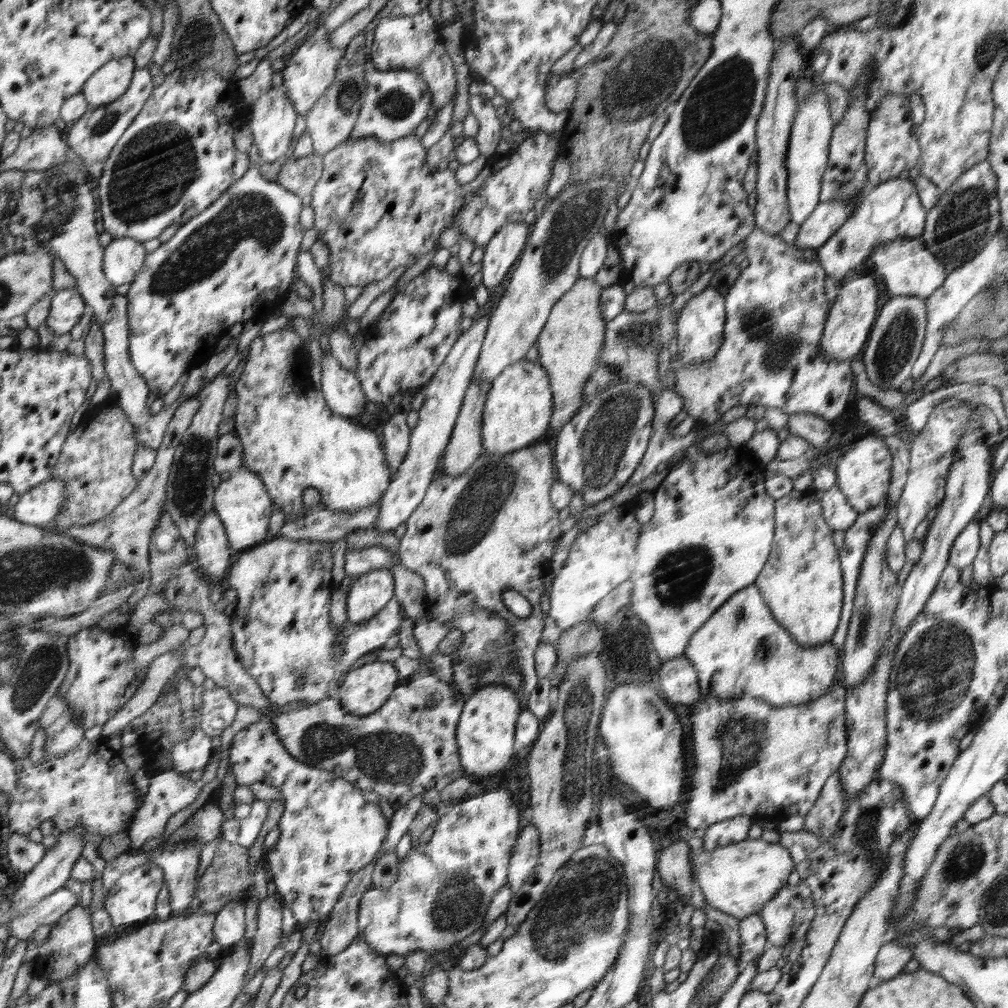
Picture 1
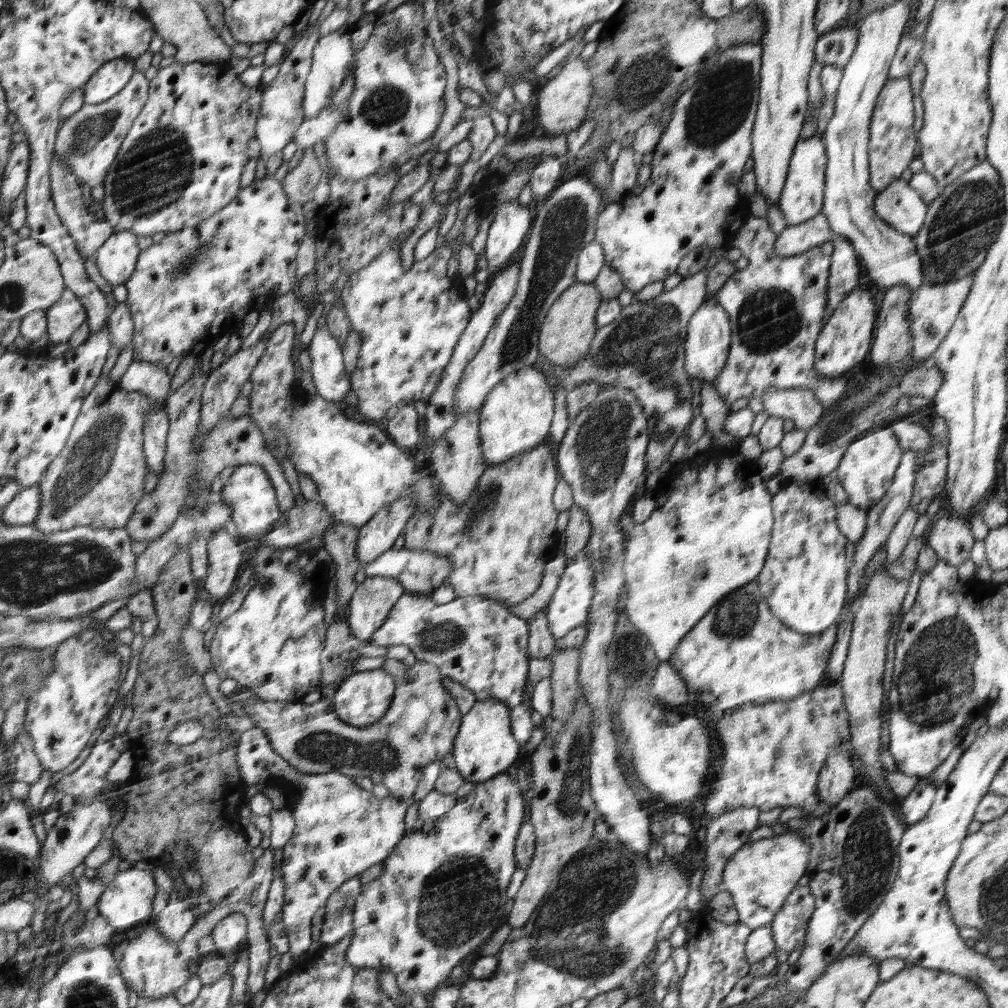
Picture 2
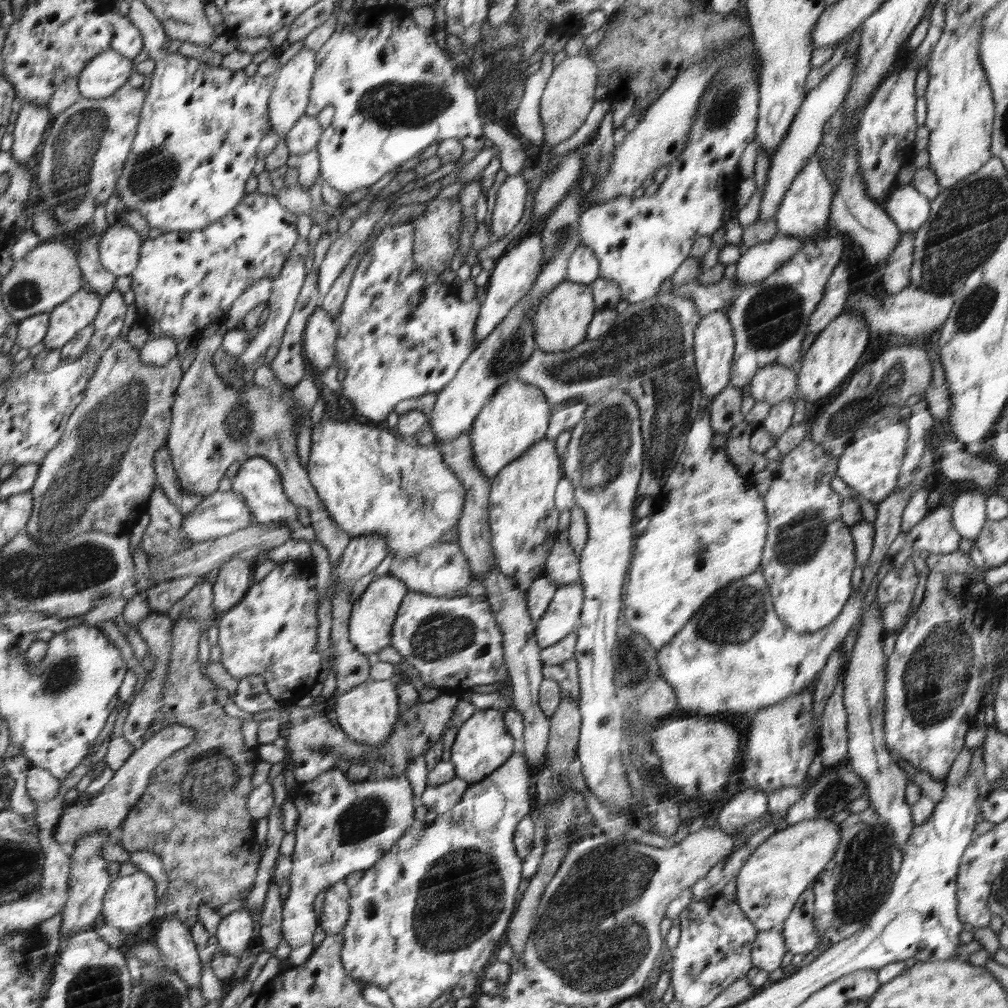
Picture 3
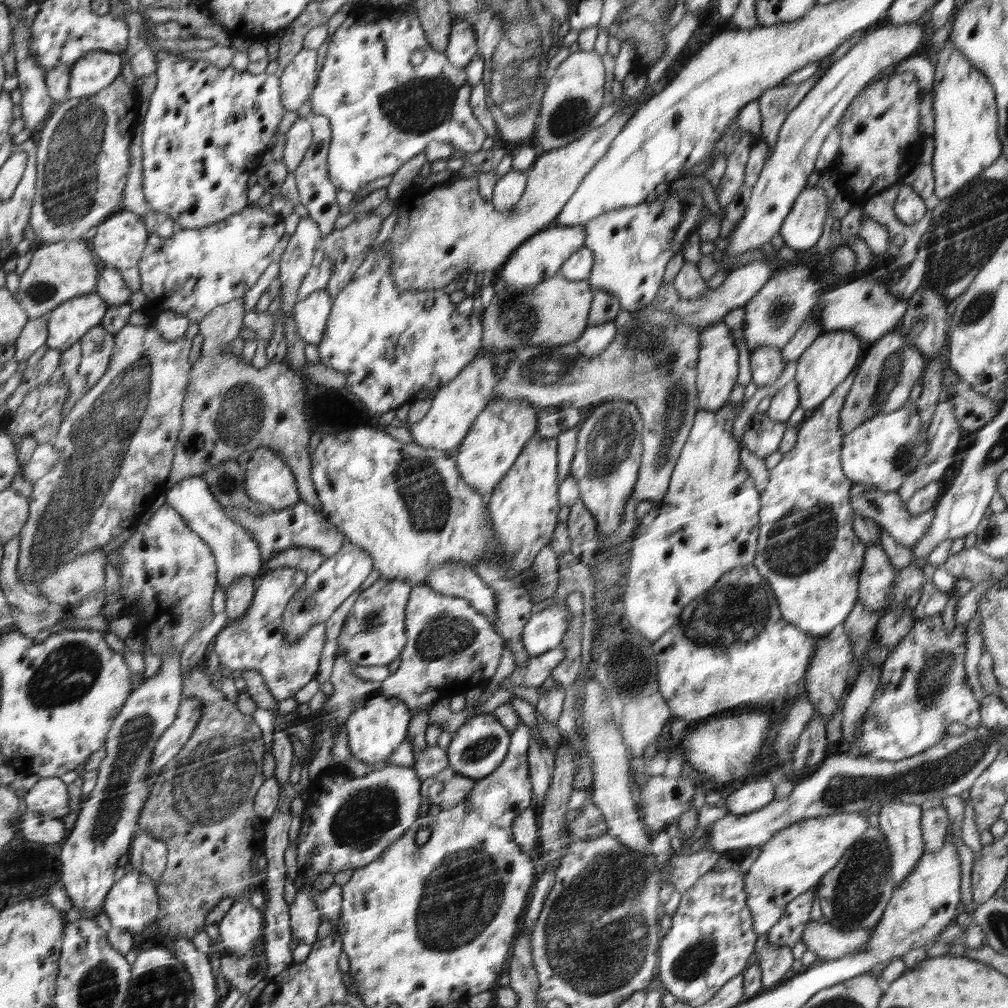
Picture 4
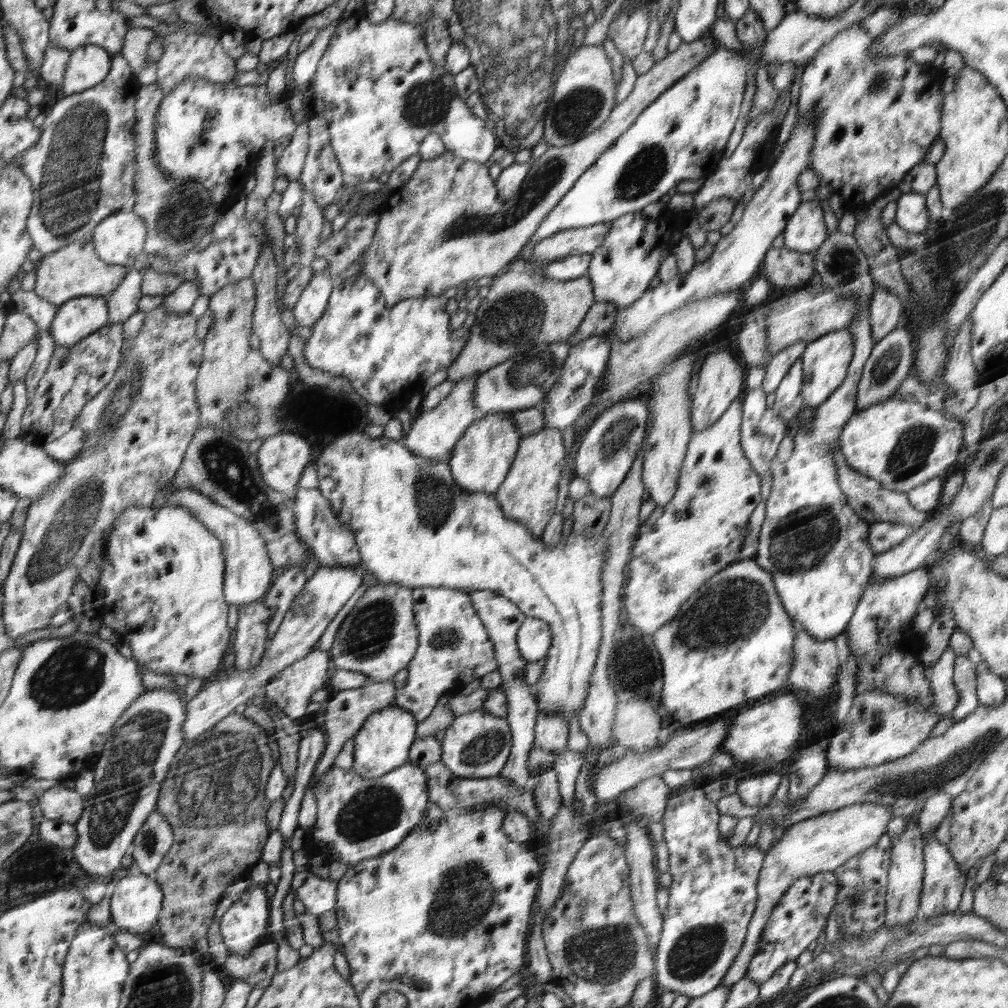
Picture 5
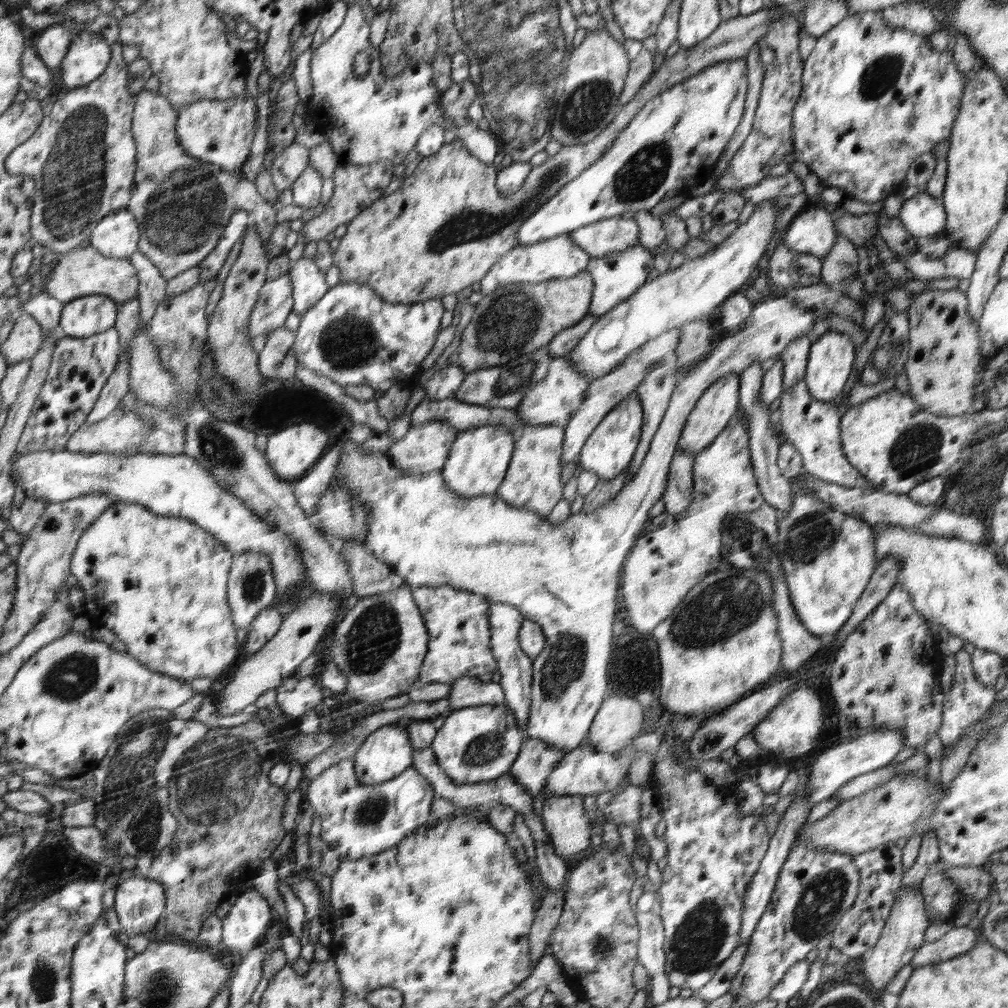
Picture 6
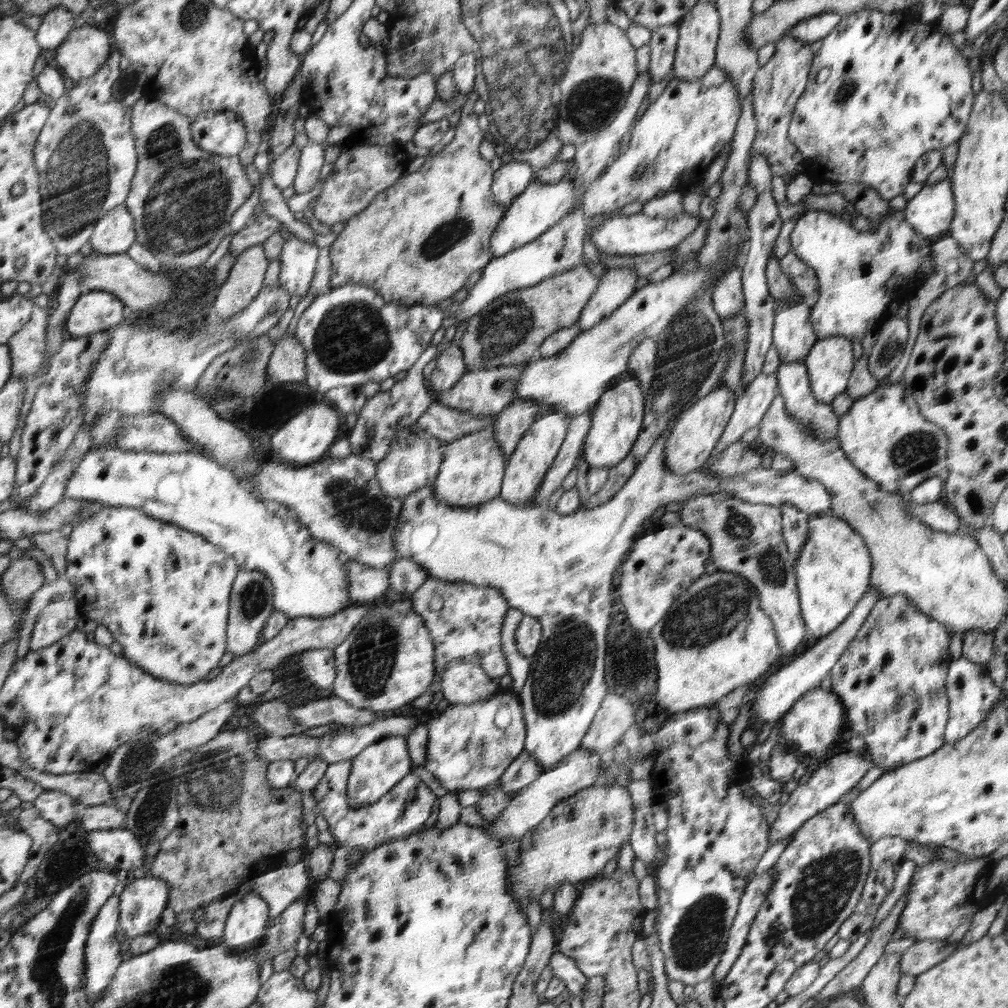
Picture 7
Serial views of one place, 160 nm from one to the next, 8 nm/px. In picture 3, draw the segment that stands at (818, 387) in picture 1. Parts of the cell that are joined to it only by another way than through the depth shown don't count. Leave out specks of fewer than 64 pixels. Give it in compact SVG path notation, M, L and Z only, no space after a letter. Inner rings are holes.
M833 234L827 240L806 242L788 262L759 283L739 285L734 277L726 277L716 284L704 286L693 278L673 287L675 293L692 299L702 315L721 311L730 316L734 334L737 335L737 352L732 364L730 386L744 388L766 364L799 368L796 362L802 358L800 348L804 342L806 326L809 326L809 319L821 303L828 287L828 278L842 261L842 237Z

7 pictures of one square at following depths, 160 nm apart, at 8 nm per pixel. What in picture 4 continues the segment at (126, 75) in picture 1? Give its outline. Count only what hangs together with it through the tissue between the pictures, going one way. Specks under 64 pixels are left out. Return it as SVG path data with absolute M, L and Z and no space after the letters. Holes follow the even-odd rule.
M104 50L88 53L73 66L73 77L71 80L69 98L90 97L112 86L118 80L118 77L121 76L122 70L124 70L124 61L125 58L120 53Z

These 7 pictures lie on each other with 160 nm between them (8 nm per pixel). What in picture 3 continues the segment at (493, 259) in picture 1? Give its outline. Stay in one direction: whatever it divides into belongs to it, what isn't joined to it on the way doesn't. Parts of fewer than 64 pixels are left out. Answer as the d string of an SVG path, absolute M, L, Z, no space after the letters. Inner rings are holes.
M512 176L506 178L498 190L491 218L493 225L490 226L490 232L498 240L508 236L524 216L524 204L528 194L526 182L522 176Z

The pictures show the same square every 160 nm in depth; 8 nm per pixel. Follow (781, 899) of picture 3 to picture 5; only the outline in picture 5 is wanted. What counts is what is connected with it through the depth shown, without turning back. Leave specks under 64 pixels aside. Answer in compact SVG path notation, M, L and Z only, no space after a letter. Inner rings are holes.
M863 802L830 813L822 813L818 817L808 818L789 826L766 853L764 868L761 869L757 882L756 912L753 913L752 920L749 922L745 944L742 945L741 952L721 982L722 986L736 985L749 972L750 961L760 949L761 935L769 922L770 914L780 904L781 898L785 896L794 881L807 874L833 872L852 856L864 852L870 845L876 845L886 834L885 828L890 820L890 811L893 809L893 806Z

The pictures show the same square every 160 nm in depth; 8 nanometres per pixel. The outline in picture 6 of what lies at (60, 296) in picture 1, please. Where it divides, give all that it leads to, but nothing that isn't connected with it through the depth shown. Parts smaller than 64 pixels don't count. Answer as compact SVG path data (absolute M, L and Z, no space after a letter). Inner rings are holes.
M90 295L66 304L62 335L90 337L114 329L121 314L121 304L106 295Z

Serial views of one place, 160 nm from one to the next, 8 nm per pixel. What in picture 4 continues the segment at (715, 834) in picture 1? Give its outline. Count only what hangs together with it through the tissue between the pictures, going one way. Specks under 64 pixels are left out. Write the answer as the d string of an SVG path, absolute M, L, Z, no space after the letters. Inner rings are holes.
M768 779L746 783L727 798L728 814L748 814L764 808L774 800L775 787Z

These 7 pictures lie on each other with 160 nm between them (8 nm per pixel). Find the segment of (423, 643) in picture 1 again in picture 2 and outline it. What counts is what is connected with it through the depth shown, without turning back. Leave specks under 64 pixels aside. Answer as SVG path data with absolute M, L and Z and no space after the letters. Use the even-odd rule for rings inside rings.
M416 660L416 664L403 676L403 682L397 688L397 698L394 698L394 703L385 714L385 718L376 725L364 728L356 728L338 719L333 708L333 700L330 698L307 704L266 701L256 697L246 701L243 707L247 717L268 735L273 751L285 758L297 771L306 774L338 771L349 777L370 778L374 785L383 784L390 791L390 797L411 801L424 767L435 760L442 761L446 754L452 752L460 733L461 722L464 720L460 716L456 700L443 688L442 679L441 672L434 664Z

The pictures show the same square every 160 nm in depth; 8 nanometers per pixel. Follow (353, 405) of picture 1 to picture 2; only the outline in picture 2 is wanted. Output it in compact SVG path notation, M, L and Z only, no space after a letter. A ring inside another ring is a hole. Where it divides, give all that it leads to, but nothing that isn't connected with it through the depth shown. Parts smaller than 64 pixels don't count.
M327 327L316 329L308 347L312 362L310 371L316 386L316 394L328 402L342 405L351 390L349 374L344 371L342 347Z

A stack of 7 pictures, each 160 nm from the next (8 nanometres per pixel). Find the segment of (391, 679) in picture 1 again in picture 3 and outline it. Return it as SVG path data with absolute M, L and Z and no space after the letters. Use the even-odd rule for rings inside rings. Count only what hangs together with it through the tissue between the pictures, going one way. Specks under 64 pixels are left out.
M366 681L346 694L337 697L334 704L336 725L345 732L345 735L356 742L369 745L380 745L388 740L398 724L398 692L392 681Z

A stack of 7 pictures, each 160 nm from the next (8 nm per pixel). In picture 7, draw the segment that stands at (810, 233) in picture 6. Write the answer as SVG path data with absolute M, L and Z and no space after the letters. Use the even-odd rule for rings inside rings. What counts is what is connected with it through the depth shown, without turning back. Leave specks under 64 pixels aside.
M892 208L888 210L888 217L884 221L874 223L873 229L869 232L856 232L850 223L846 223L840 216L828 211L804 211L792 230L790 241L792 241L791 252L796 253L799 259L802 259L810 268L815 270L819 282L819 299L816 305L811 307L812 312L810 314L815 335L818 339L828 337L854 338L852 341L856 342L858 348L862 338L870 338L870 334L878 334L883 324L891 319L890 310L894 310L894 302L906 305L908 300L918 292L922 280L925 277L930 277L930 274L934 274L934 268L936 268L936 262L933 262L932 257L935 238L926 238L926 236L918 234L908 222L905 211L894 211Z

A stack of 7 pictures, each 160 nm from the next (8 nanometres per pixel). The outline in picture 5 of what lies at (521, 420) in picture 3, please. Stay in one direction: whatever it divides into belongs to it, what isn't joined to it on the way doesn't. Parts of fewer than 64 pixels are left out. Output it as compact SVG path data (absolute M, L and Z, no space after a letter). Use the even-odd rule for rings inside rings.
M492 412L479 416L465 430L464 436L457 442L453 457L449 460L454 482L463 489L472 492L496 492L502 481L508 476L518 450L520 434L516 430L516 422L509 413Z

